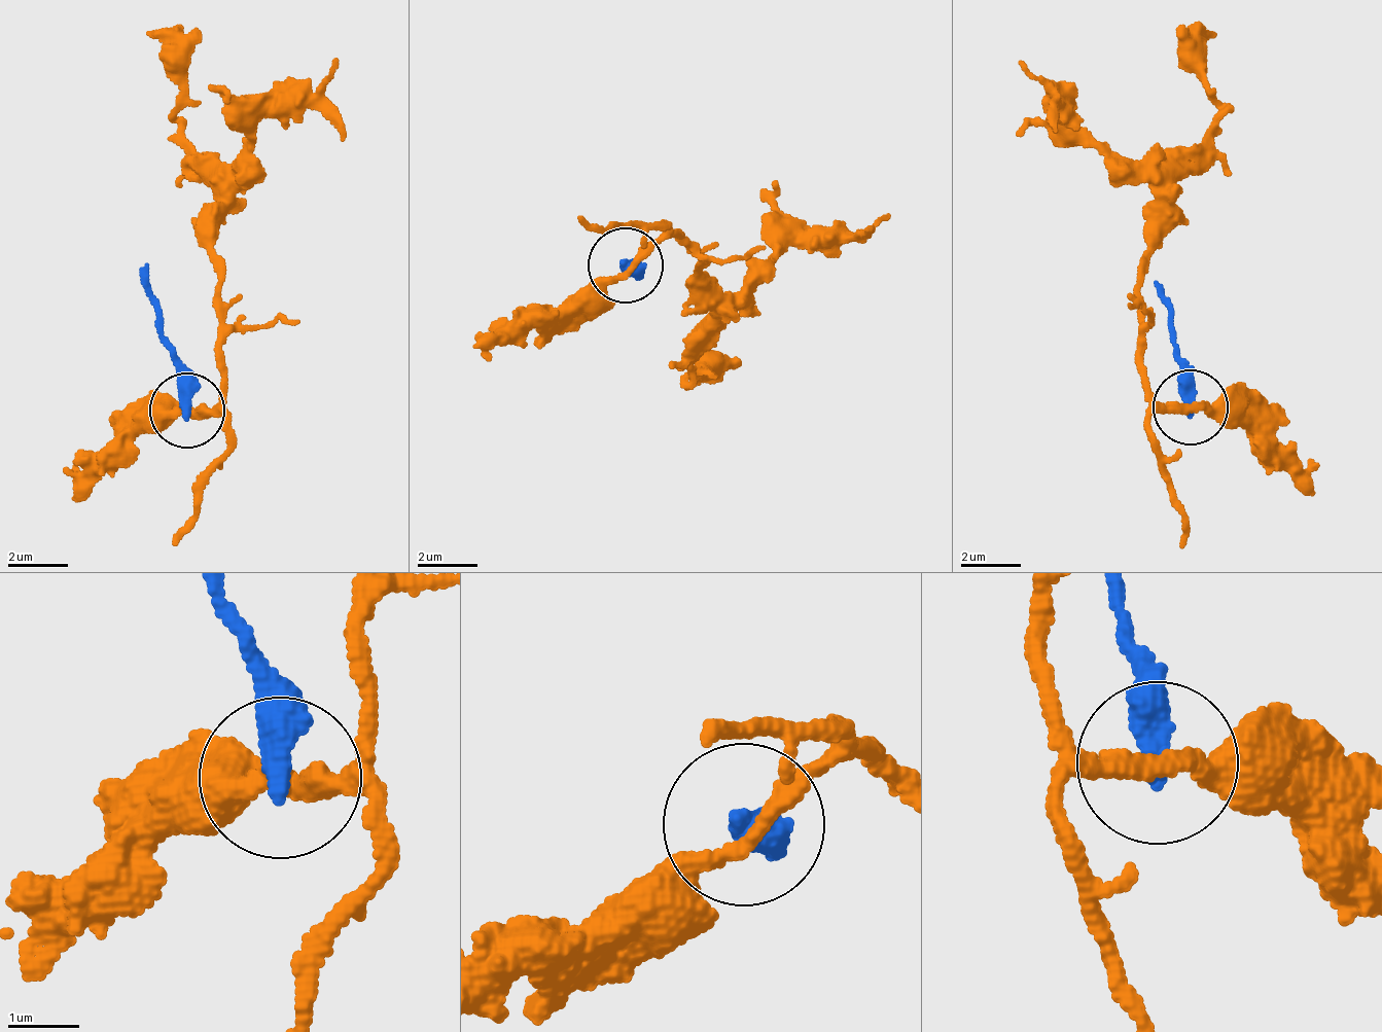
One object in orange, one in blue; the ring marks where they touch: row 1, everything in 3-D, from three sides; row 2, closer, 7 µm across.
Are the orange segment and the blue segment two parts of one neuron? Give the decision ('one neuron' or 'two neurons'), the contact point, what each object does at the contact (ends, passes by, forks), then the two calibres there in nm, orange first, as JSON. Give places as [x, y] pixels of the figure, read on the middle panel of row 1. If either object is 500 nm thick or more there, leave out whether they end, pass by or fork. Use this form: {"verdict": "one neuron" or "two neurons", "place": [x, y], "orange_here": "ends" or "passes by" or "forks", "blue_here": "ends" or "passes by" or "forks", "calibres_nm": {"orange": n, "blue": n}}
{"verdict": "two neurons", "place": [626, 265], "orange_here": "passes by", "blue_here": "ends", "calibres_nm": {"orange": 260, "blue": 440}}

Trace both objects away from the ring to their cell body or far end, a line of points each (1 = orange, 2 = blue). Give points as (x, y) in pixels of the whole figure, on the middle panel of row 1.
1: (627, 270), (674, 235), (709, 263), (725, 303), (695, 363), (686, 370), (707, 377), (685, 387)
2: (627, 262), (638, 275), (628, 265), (635, 259)

